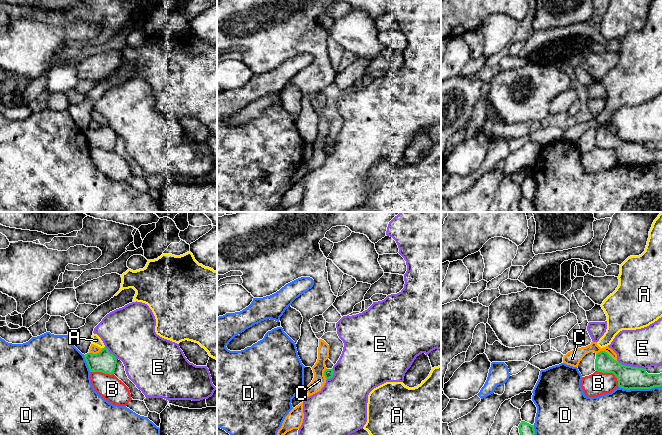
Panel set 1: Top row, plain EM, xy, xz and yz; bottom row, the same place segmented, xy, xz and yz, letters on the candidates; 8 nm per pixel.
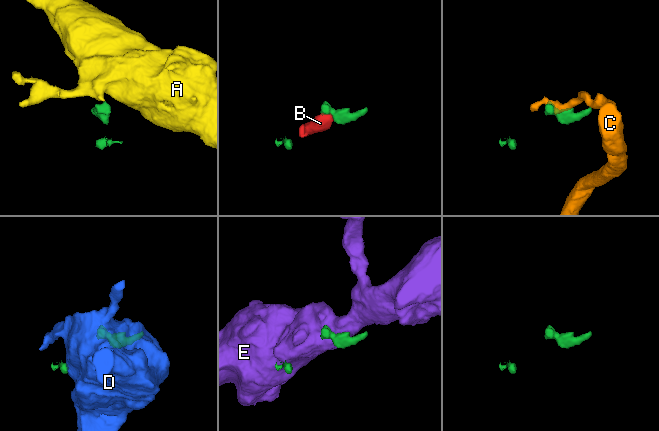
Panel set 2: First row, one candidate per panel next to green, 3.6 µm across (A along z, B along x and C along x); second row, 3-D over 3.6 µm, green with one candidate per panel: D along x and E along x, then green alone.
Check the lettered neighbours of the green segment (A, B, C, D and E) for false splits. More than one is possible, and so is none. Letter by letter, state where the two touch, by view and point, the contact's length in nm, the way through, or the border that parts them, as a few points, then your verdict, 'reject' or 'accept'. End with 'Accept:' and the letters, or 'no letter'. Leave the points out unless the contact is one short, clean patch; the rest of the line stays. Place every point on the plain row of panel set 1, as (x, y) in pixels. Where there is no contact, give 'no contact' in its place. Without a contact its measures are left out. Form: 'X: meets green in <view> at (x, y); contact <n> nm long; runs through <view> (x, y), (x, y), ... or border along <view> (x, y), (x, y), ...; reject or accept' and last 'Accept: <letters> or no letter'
A: meets green in xy at (104, 123); contact 30 nm long; border along xy (104, 122), (102, 124); reject
B: meets green in yz at (610, 148); contact 220 nm long; border along yz (596, 146), (611, 148), (616, 154), (618, 161); reject
C: meets green in yz at (606, 128); contact 180 nm long; border along yz (596, 129), (606, 127), (616, 137); reject
D: meets green in yz at (640, 164); contact 360 nm long; reject
E: meets green in yz at (631, 142); contact 240 nm long; reject
Accept: no letter

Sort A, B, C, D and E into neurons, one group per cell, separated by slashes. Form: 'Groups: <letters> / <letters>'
Groups: A / B / C / D / E

